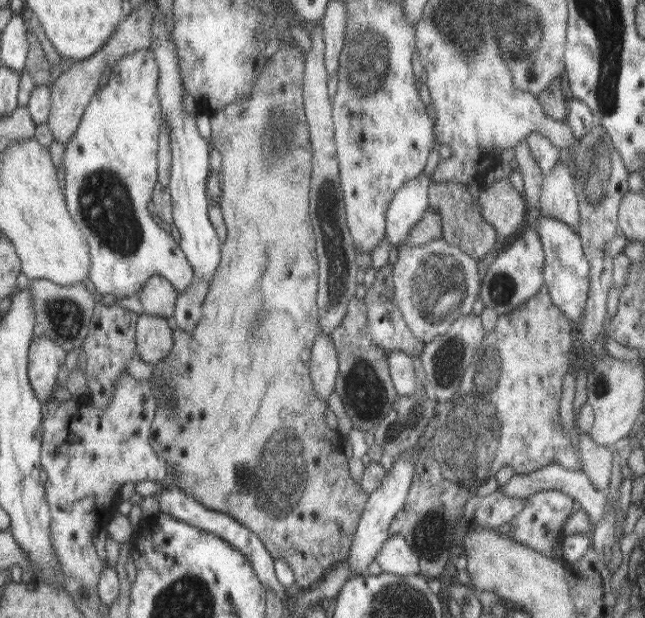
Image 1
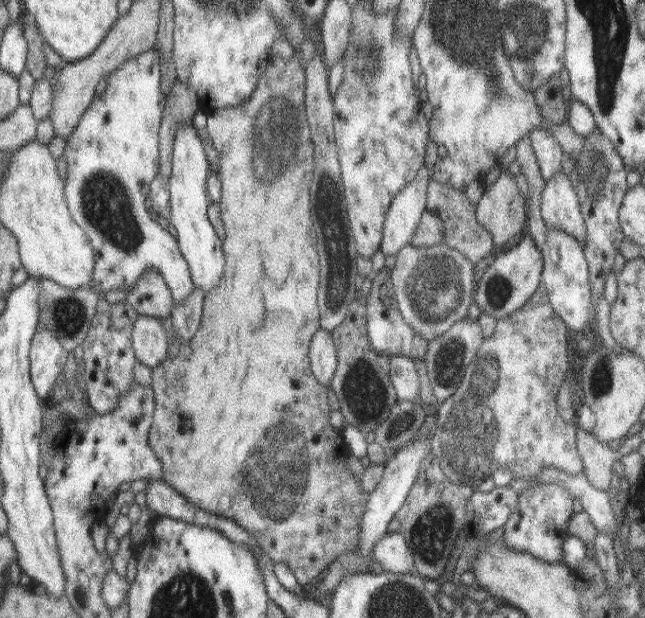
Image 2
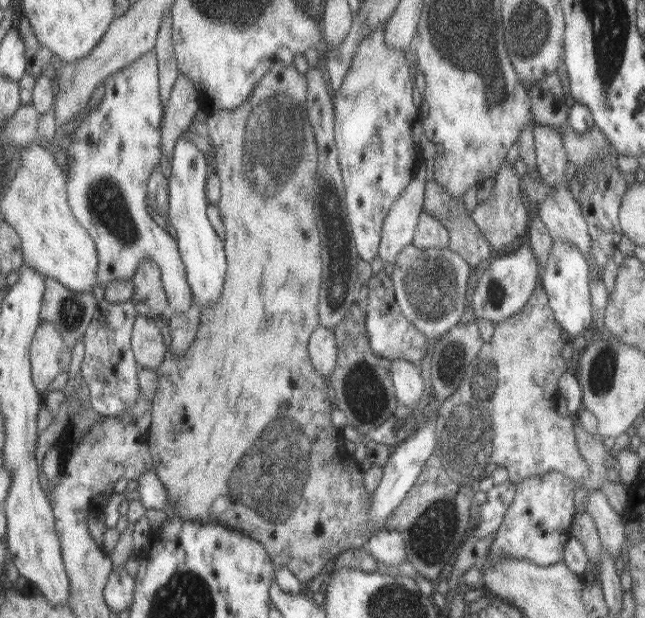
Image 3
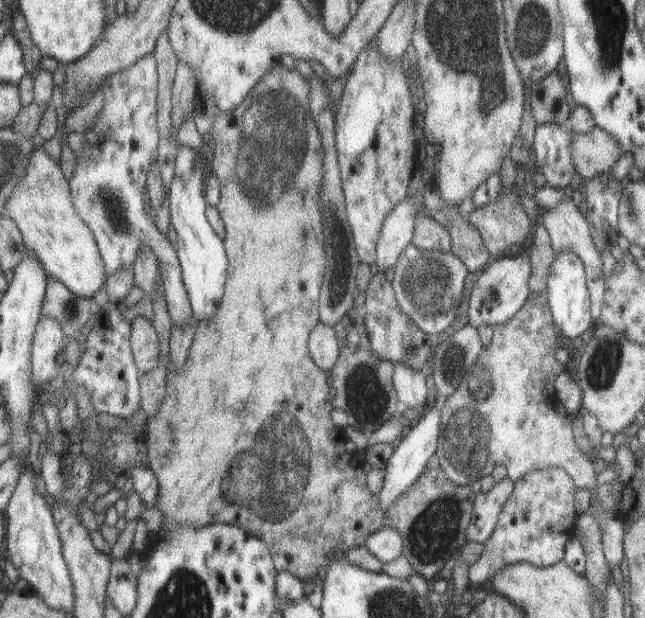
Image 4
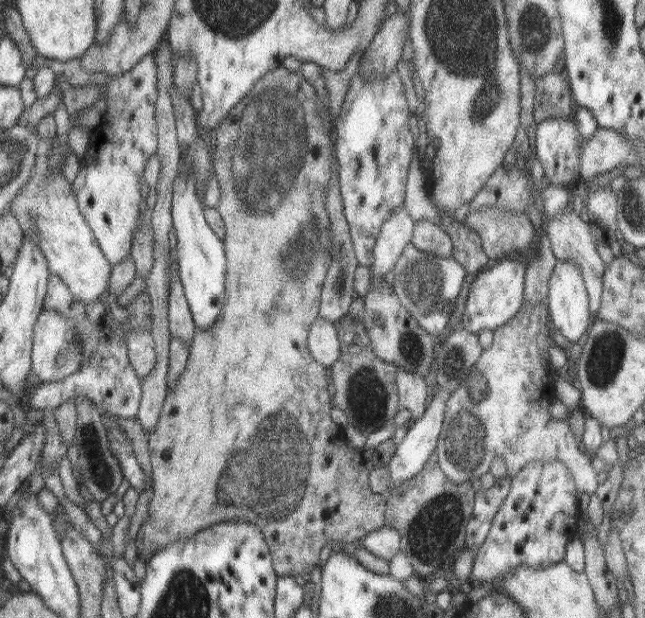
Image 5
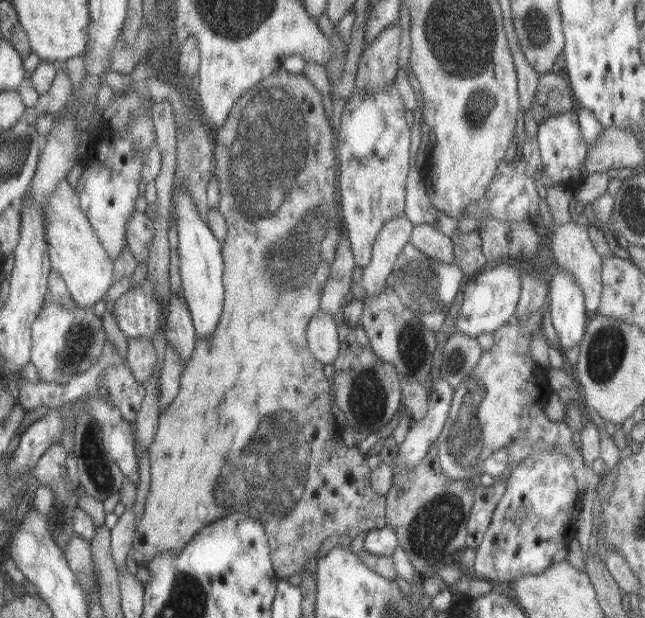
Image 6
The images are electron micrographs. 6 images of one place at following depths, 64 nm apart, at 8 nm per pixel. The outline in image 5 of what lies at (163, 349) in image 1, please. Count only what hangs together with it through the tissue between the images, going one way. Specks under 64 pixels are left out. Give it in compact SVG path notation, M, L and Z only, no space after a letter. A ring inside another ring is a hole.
M131 330L125 338L127 344L127 354L129 354L129 362L137 374L137 378L145 378L149 376L149 372L155 366L155 342L151 336L151 330L147 332L135 332Z

